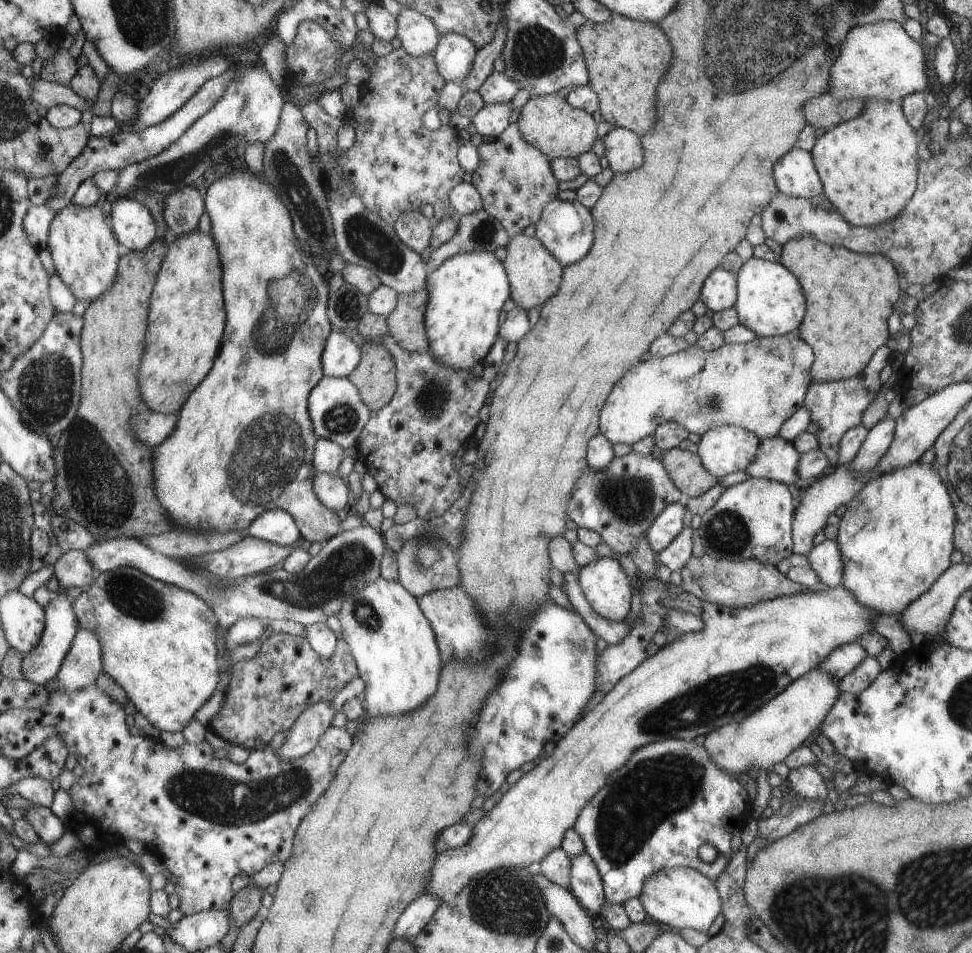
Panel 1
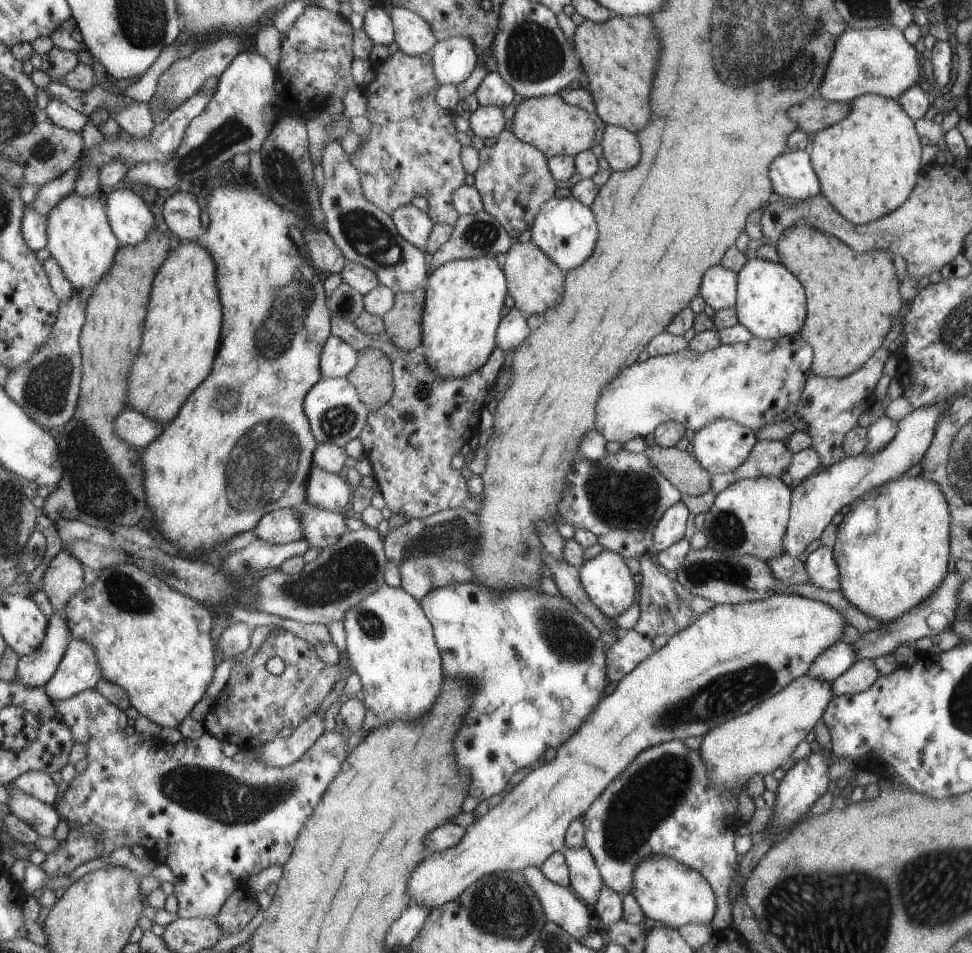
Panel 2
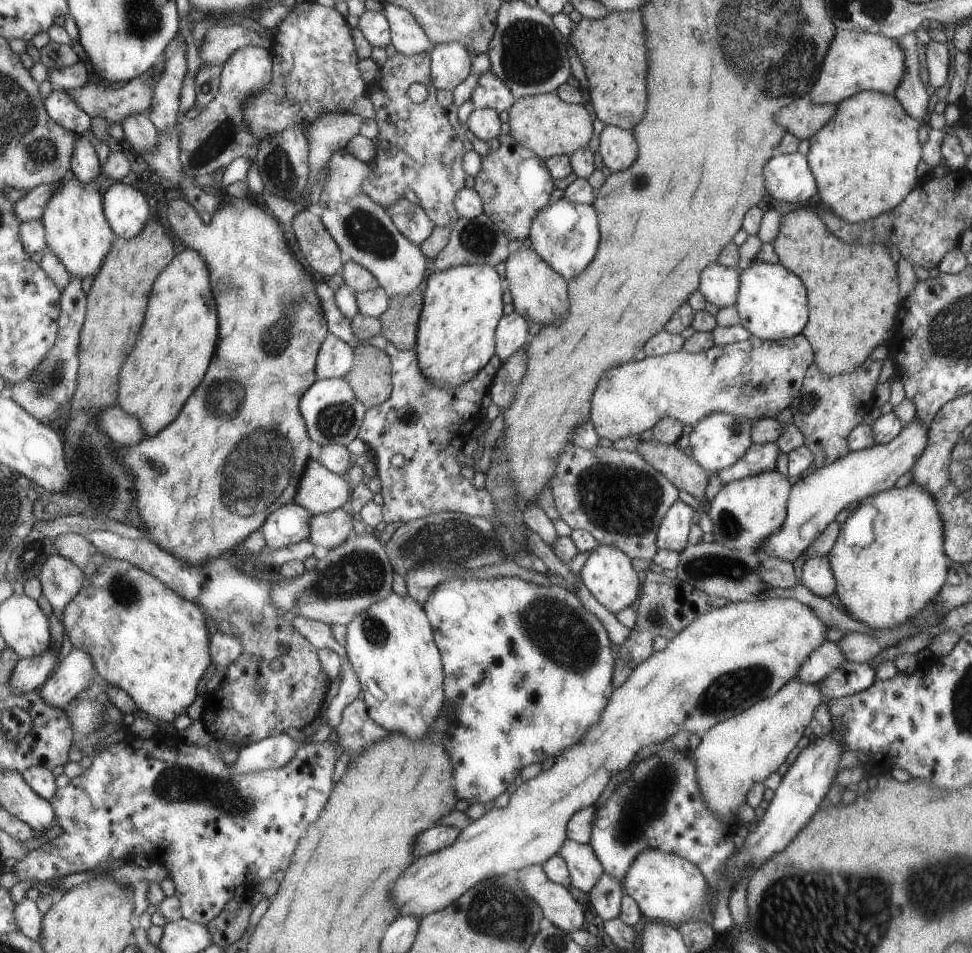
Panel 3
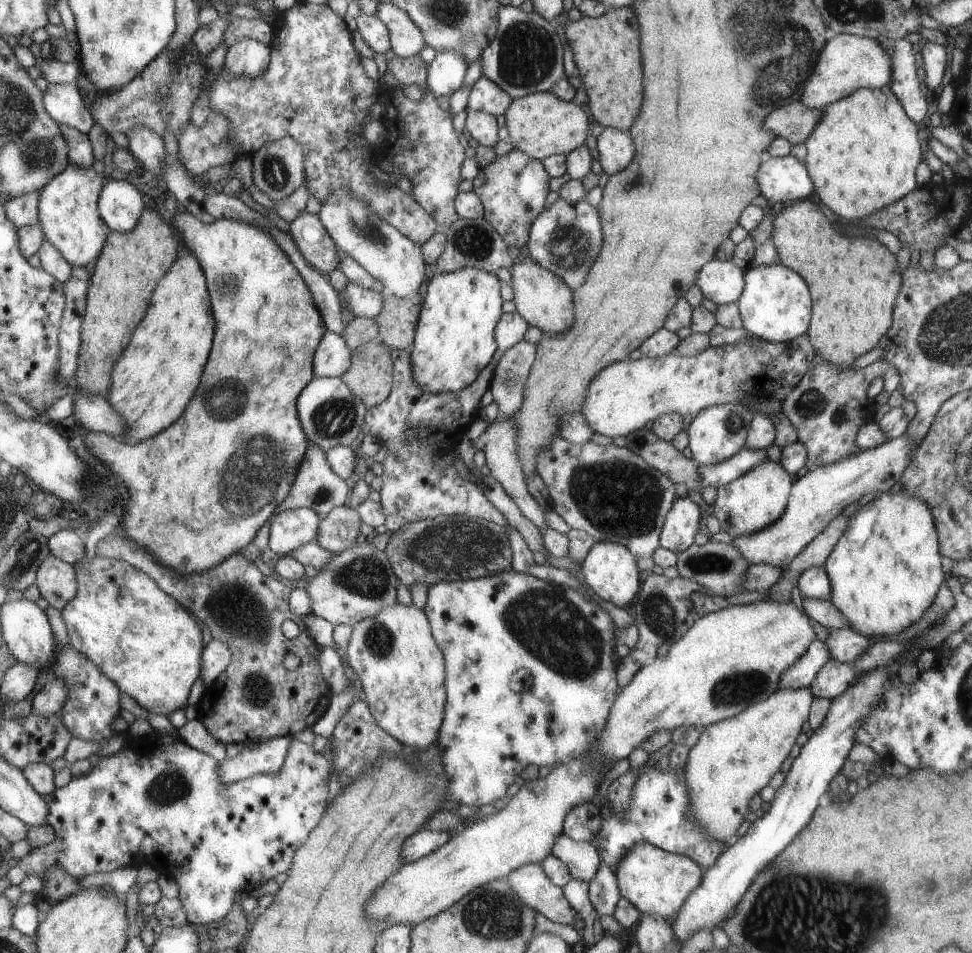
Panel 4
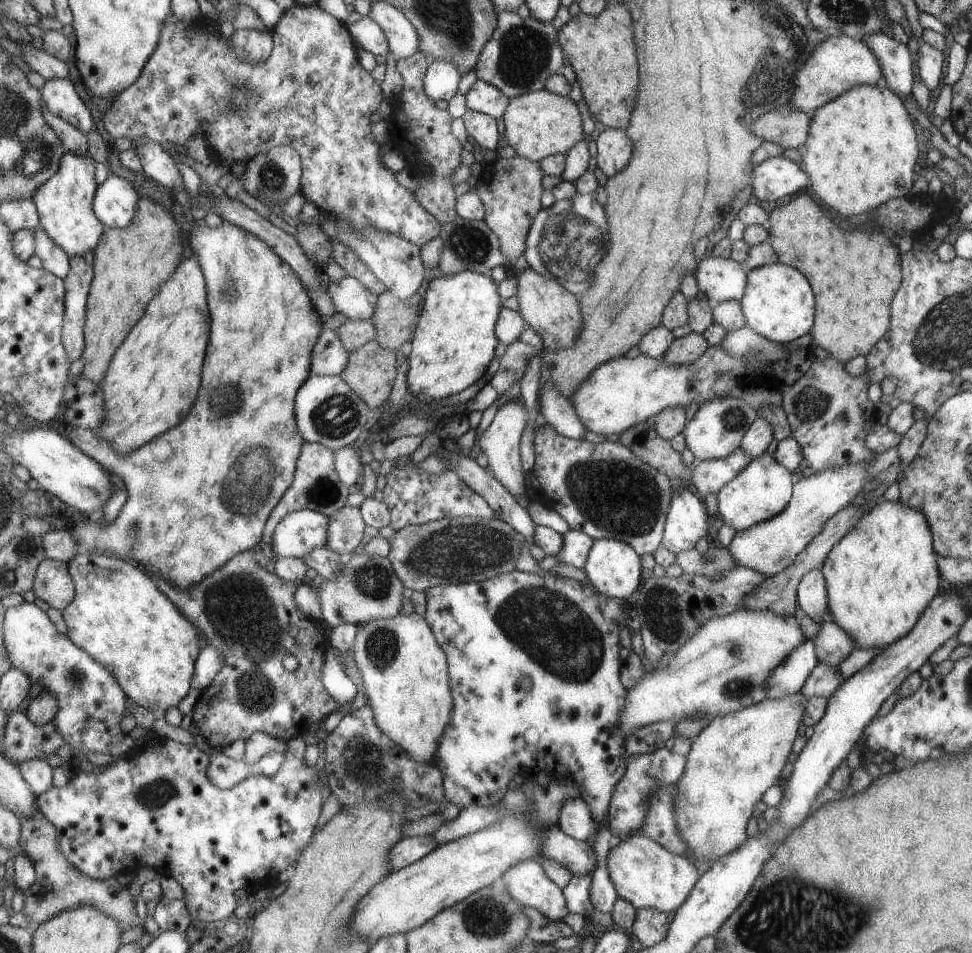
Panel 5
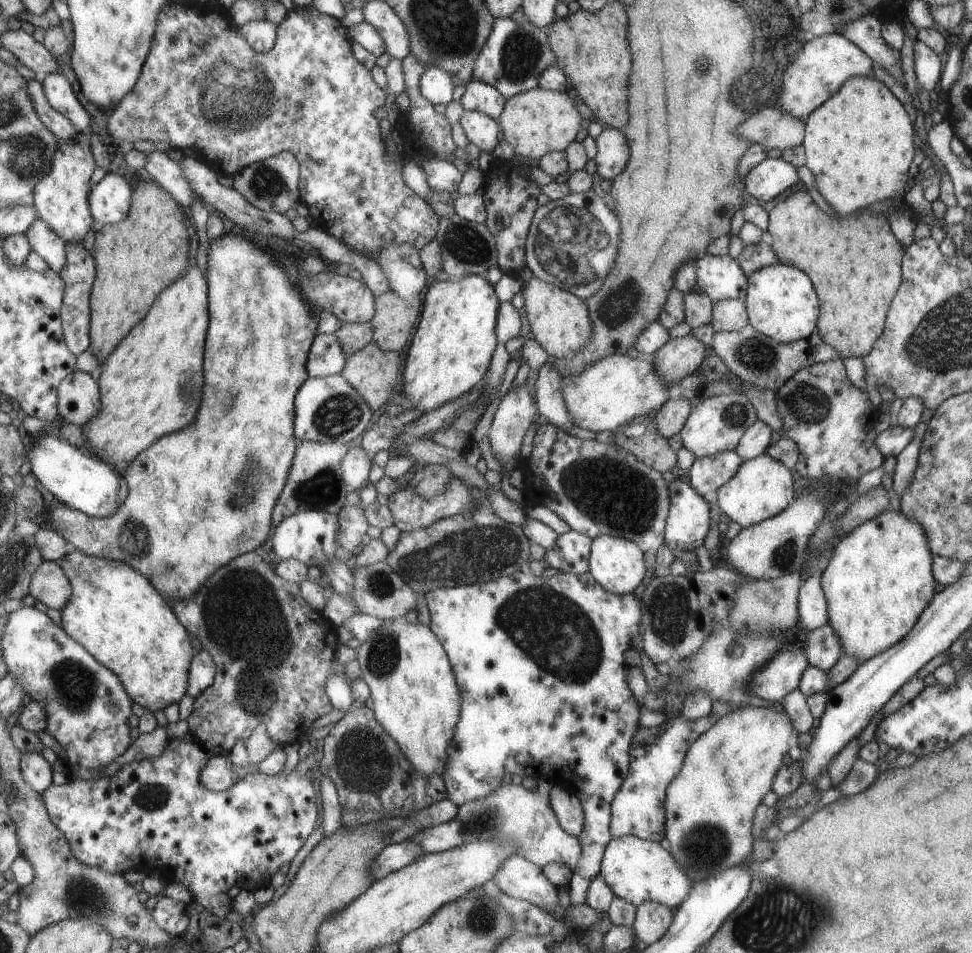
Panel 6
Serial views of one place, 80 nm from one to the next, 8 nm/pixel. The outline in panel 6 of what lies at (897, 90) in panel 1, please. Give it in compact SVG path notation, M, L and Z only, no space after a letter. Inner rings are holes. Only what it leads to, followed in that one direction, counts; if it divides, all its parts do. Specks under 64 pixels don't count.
M837 33L811 37L805 41L796 57L787 65L783 78L783 92L776 105L777 110L787 112L796 119L804 120L812 110L823 105L829 97L851 77L872 76L874 62L856 44Z

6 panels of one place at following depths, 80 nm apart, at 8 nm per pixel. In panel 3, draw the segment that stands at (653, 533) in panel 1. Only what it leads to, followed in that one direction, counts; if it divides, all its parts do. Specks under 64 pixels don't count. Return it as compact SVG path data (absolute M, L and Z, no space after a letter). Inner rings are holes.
M677 499L659 526L656 548L681 552L687 546L685 542L687 542L691 518L693 518L693 510Z

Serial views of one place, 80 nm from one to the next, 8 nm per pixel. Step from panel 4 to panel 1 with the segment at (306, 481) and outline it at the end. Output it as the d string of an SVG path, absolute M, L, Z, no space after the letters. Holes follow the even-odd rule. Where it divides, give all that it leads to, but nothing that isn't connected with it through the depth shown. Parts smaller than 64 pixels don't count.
M317 473L313 478L312 491L329 510L341 510L346 504L351 504L349 487L338 473Z

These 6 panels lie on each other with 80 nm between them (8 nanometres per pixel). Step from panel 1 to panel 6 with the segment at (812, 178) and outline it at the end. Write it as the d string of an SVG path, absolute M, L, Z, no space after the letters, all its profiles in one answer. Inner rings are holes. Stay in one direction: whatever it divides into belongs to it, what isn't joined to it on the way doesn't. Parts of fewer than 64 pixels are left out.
M764 158L744 176L744 192L767 202L797 182L796 166L781 158Z

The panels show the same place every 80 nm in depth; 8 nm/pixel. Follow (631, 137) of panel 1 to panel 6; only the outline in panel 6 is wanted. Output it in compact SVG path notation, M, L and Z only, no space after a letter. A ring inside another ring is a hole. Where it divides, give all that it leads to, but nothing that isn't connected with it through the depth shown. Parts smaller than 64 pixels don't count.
M605 128L594 138L596 144L596 155L594 156L596 164L596 173L600 178L611 178L617 176L629 156L627 142L619 130Z

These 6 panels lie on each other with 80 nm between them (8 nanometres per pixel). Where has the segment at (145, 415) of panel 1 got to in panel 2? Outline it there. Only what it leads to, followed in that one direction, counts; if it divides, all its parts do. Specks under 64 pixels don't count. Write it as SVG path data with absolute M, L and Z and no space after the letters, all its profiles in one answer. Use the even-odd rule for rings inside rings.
M126 406L116 418L116 431L122 439L136 449L144 449L167 428L159 421Z

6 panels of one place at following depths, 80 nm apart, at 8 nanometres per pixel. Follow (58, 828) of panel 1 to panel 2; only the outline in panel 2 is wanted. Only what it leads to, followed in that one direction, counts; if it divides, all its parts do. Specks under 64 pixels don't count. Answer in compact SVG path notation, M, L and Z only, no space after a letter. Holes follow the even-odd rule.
M9 783L6 788L10 796L7 804L11 812L28 822L40 836L54 837L62 819L56 806L27 794L13 783Z

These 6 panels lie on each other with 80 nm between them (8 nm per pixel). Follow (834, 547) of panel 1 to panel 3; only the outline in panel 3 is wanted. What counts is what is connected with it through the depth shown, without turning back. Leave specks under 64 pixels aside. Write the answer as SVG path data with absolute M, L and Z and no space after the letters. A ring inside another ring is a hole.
M827 556L807 559L802 565L799 580L818 597L827 599L834 594L835 581Z

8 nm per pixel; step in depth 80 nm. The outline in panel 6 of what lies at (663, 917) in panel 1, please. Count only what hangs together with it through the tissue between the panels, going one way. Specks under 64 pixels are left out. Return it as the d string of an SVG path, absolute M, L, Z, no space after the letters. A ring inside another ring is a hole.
M631 835L612 837L605 845L599 873L615 897L629 901L634 907L645 901L655 901L674 911L691 892L691 876L667 848Z

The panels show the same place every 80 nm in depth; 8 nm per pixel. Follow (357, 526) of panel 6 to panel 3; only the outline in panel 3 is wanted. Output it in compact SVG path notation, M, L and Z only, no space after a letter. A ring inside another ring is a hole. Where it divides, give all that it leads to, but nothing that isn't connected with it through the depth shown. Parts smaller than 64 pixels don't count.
M335 509L313 516L308 541L325 550L341 545L353 526L351 516L343 509Z

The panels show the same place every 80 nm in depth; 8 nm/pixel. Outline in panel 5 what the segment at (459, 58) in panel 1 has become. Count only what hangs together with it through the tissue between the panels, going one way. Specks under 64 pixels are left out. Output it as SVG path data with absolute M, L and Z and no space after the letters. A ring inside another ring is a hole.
M445 59L434 60L424 74L424 93L433 101L448 101L457 90L461 78L456 66Z

